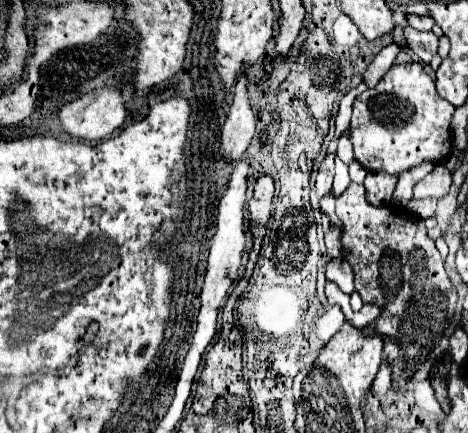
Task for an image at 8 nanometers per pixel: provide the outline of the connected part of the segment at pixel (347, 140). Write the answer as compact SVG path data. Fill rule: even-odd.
M349 130L345 134L341 134L339 138L339 146L337 146L337 156L345 162L345 164L351 164L355 162L355 156L353 156L353 146L351 146L351 136L349 136Z

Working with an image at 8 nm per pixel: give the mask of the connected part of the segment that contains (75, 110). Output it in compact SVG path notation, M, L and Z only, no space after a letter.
M103 88L101 92L89 92L83 94L81 98L65 104L59 112L59 120L61 120L61 128L65 134L69 134L71 138L79 138L85 142L99 142L111 134L115 134L123 122L127 120L127 108L121 100L121 90L119 88Z

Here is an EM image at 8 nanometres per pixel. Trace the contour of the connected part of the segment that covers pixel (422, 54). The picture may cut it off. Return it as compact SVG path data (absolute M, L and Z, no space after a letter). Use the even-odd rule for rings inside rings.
M405 28L405 40L411 52L415 52L425 64L431 62L431 58L437 54L437 42L439 38L433 32L417 32L415 28Z

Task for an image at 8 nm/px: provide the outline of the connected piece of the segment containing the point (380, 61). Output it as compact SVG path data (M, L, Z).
M393 42L393 44L389 44L389 46L381 48L381 50L373 56L373 60L369 62L369 66L367 66L365 74L363 74L363 82L367 84L367 88L375 88L375 86L379 84L379 80L381 80L381 78L387 74L387 70L393 66L395 56L397 56L399 52L401 52L401 44Z

